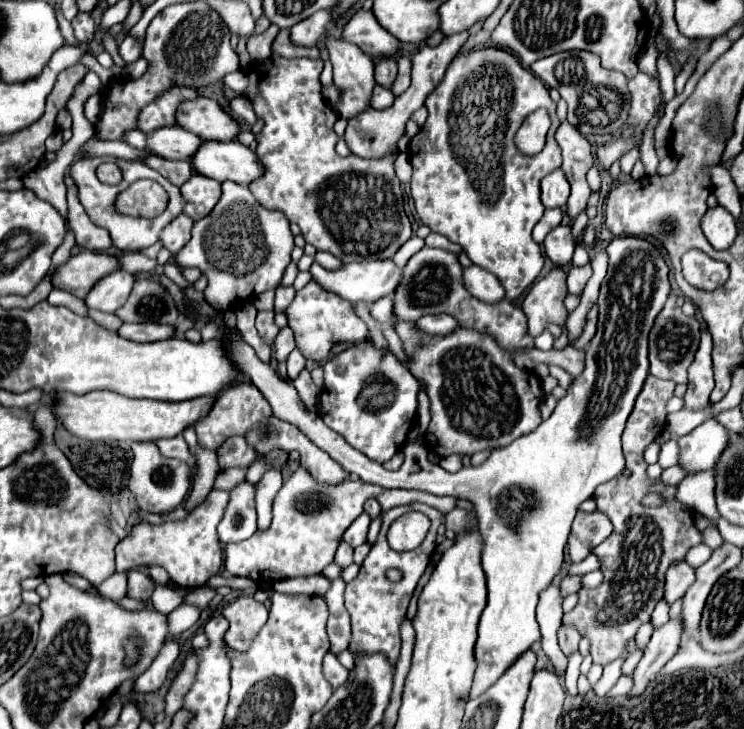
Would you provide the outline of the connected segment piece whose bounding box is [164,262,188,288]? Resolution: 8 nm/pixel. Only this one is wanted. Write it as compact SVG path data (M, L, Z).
M166 264L164 266L164 270L166 270L166 276L170 276L170 280L174 282L174 284L178 284L180 288L186 288L188 286L188 282L182 278L182 274L180 274L180 268L176 266L176 264Z

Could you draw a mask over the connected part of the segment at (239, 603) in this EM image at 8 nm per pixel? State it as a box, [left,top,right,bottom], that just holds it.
[222,596,268,650]

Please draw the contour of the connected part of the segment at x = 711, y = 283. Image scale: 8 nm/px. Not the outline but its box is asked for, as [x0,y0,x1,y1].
[682,250,728,288]

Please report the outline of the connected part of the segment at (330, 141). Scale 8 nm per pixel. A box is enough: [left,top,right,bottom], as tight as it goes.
[246,56,412,264]

